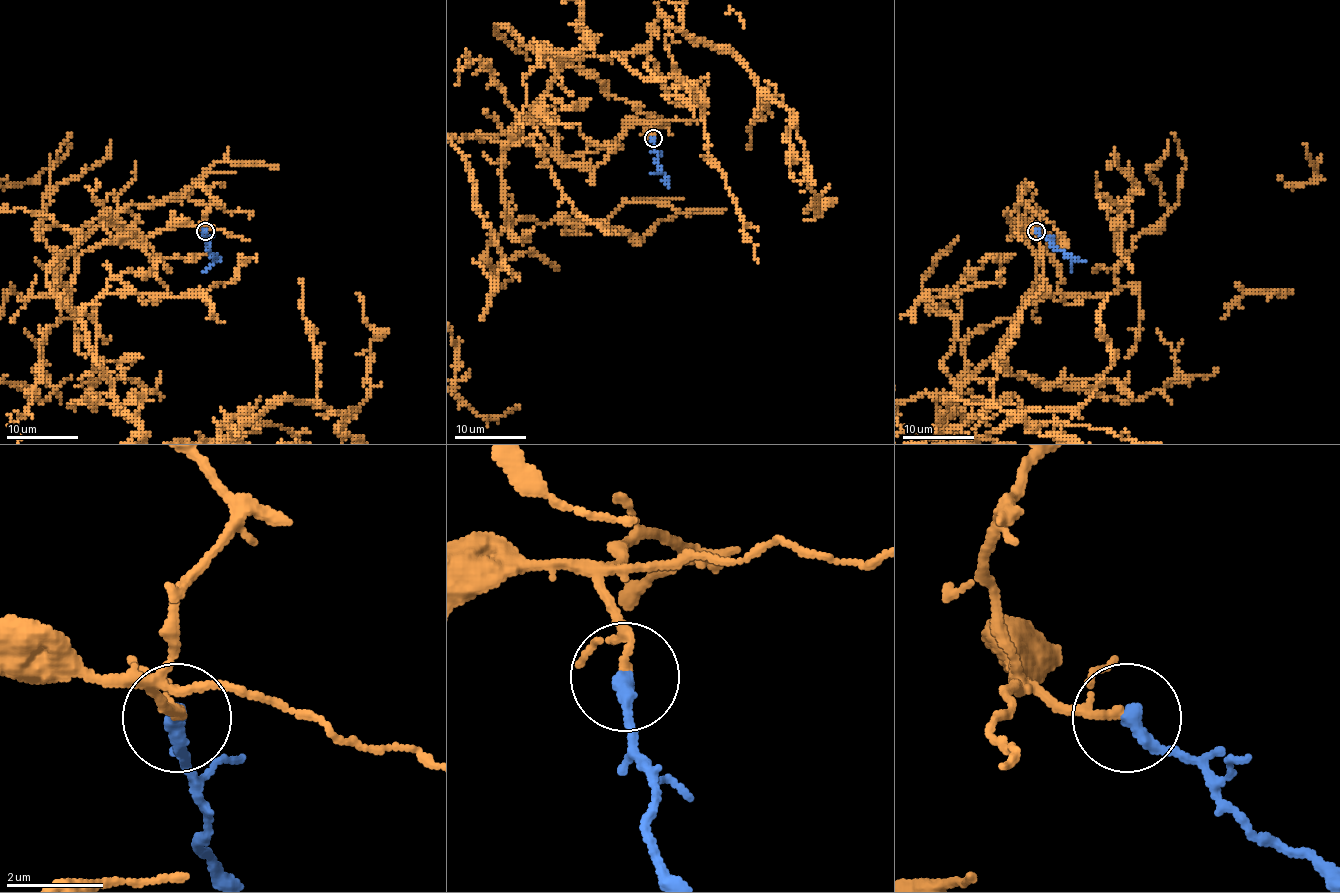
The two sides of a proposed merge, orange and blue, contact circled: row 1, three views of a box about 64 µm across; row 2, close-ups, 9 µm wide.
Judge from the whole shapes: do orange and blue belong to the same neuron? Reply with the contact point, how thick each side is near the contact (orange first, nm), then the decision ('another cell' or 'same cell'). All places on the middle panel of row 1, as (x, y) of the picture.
place (653, 138); calibres 130 and 340 nm; same cell

